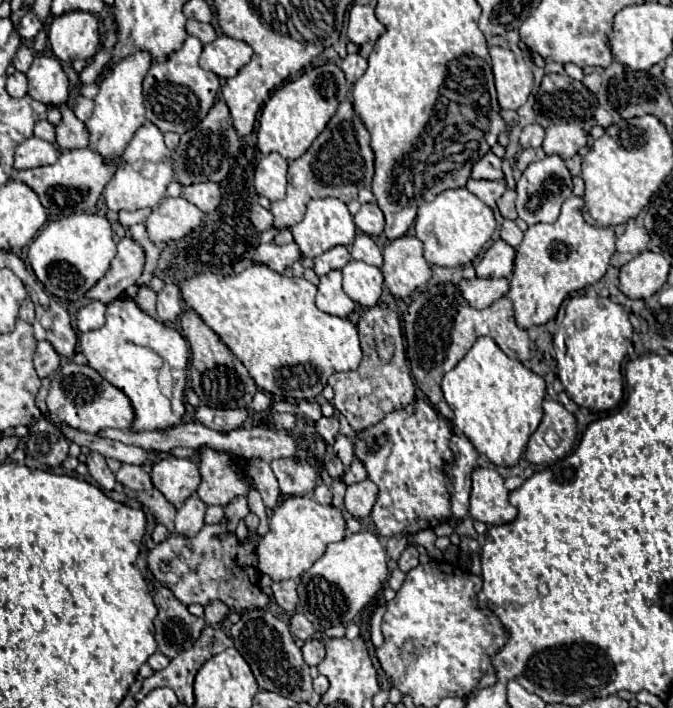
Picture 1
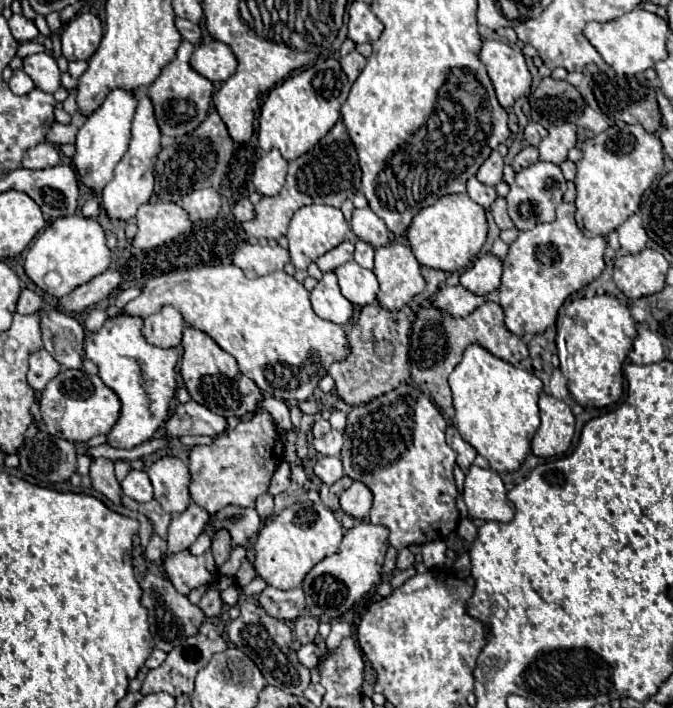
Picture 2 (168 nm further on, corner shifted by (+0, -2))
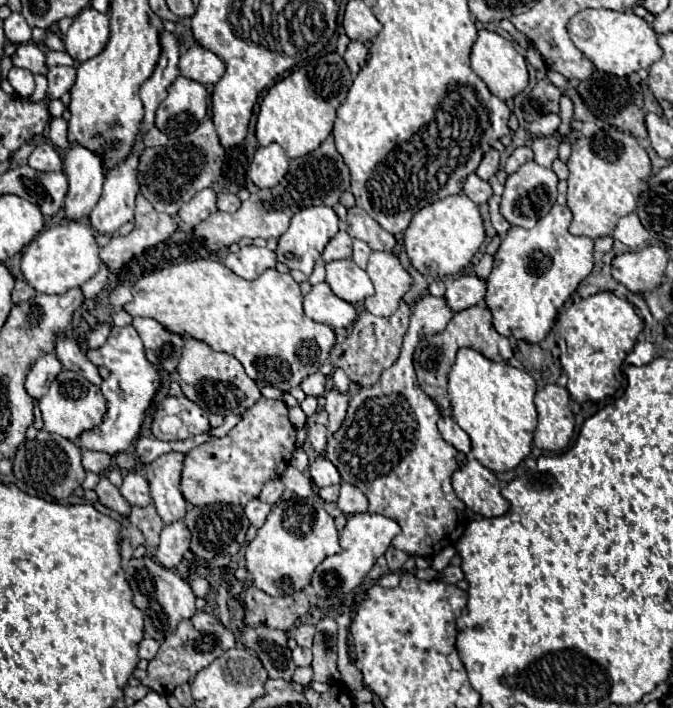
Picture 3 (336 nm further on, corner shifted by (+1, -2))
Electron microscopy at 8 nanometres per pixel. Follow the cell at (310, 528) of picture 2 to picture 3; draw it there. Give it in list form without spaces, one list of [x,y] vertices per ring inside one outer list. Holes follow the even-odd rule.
[[[291,496],[289,500],[283,500],[283,502],[273,506],[265,524],[257,530],[257,536],[245,548],[245,562],[247,562],[247,572],[251,574],[253,586],[267,592],[269,596],[287,596],[287,594],[293,594],[293,592],[309,586],[315,568],[327,556],[339,554],[339,552],[341,552],[339,534],[337,534],[337,528],[333,524],[333,518],[323,508],[323,500],[315,498],[315,496],[309,496],[309,498]]]

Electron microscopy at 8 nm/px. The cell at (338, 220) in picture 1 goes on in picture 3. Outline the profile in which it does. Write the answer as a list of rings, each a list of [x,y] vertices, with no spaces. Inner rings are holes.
[[[311,206],[311,208],[299,210],[291,218],[291,224],[289,224],[287,232],[279,238],[279,244],[277,244],[277,250],[275,250],[277,262],[285,264],[287,268],[297,268],[297,270],[301,270],[303,274],[309,276],[313,272],[315,262],[321,258],[323,248],[333,238],[333,234],[337,234],[337,230],[339,230],[339,218],[333,212],[333,208],[329,208],[329,206]]]

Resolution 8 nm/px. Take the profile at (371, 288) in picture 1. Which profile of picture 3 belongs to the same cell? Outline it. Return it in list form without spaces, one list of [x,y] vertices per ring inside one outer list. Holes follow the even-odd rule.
[[[333,260],[325,264],[325,282],[331,286],[333,294],[349,304],[361,304],[373,294],[373,284],[365,270],[361,270],[353,260]]]

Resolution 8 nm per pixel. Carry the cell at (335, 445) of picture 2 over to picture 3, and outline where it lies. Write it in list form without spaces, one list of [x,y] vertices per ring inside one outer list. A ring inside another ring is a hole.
[[[329,390],[325,396],[325,410],[329,410],[329,432],[335,432],[341,422],[345,420],[345,412],[349,406],[349,392],[339,392],[339,390]]]

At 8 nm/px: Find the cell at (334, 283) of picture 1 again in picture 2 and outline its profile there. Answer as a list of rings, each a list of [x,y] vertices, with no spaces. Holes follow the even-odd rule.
[[[334,272],[324,274],[324,278],[312,290],[314,312],[334,324],[346,324],[352,318],[352,304],[342,296],[338,288],[338,278]]]

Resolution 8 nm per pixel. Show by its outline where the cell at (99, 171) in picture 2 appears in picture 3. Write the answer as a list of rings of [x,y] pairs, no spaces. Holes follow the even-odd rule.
[[[71,144],[63,158],[63,168],[69,182],[63,206],[65,220],[81,220],[91,214],[101,196],[105,180],[101,158],[83,146]]]

